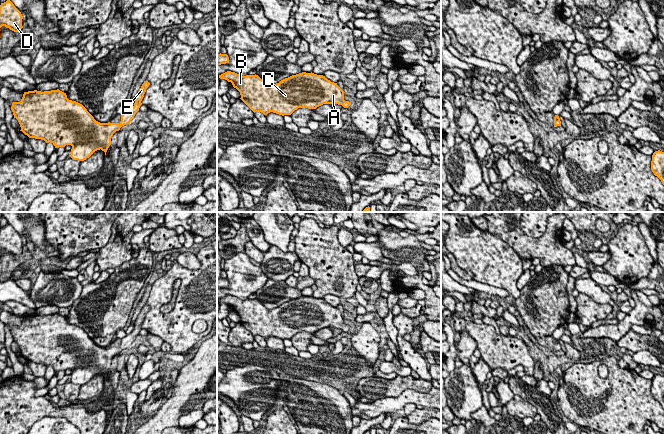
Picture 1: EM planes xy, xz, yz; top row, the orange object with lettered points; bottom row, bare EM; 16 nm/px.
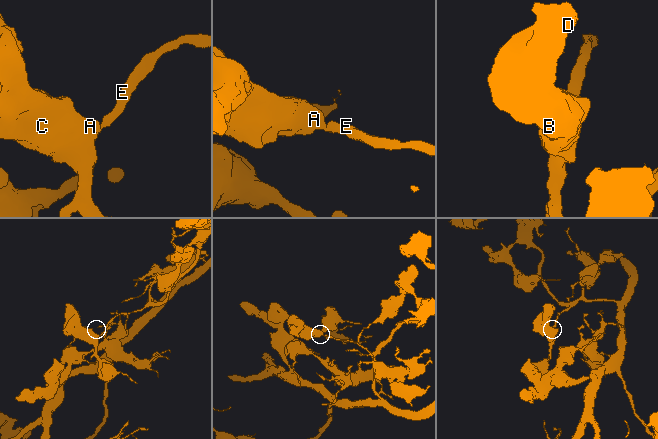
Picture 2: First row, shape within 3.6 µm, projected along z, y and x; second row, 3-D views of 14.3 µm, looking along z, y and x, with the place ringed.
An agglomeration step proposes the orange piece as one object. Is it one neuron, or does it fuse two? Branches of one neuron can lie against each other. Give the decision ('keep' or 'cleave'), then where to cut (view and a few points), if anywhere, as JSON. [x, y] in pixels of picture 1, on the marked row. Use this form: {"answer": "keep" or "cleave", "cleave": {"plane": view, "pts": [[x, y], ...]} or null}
{"answer": "keep", "cleave": null}

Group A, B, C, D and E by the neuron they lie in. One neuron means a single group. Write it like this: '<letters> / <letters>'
A B C D E

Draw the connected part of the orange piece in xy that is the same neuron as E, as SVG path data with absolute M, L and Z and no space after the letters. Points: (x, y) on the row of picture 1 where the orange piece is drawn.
M144 81L134 106L121 115L119 123L96 121L82 104L69 100L59 89L24 92L20 102L12 103L11 110L20 124L20 131L29 138L50 142L55 148L71 145L70 157L84 161L100 149L106 155L113 134L130 124L139 111L149 85Z

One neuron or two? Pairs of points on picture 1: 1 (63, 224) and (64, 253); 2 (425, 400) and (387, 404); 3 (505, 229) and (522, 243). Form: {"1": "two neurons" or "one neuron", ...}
{"1": "one neuron", "2": "one neuron", "3": "one neuron"}

